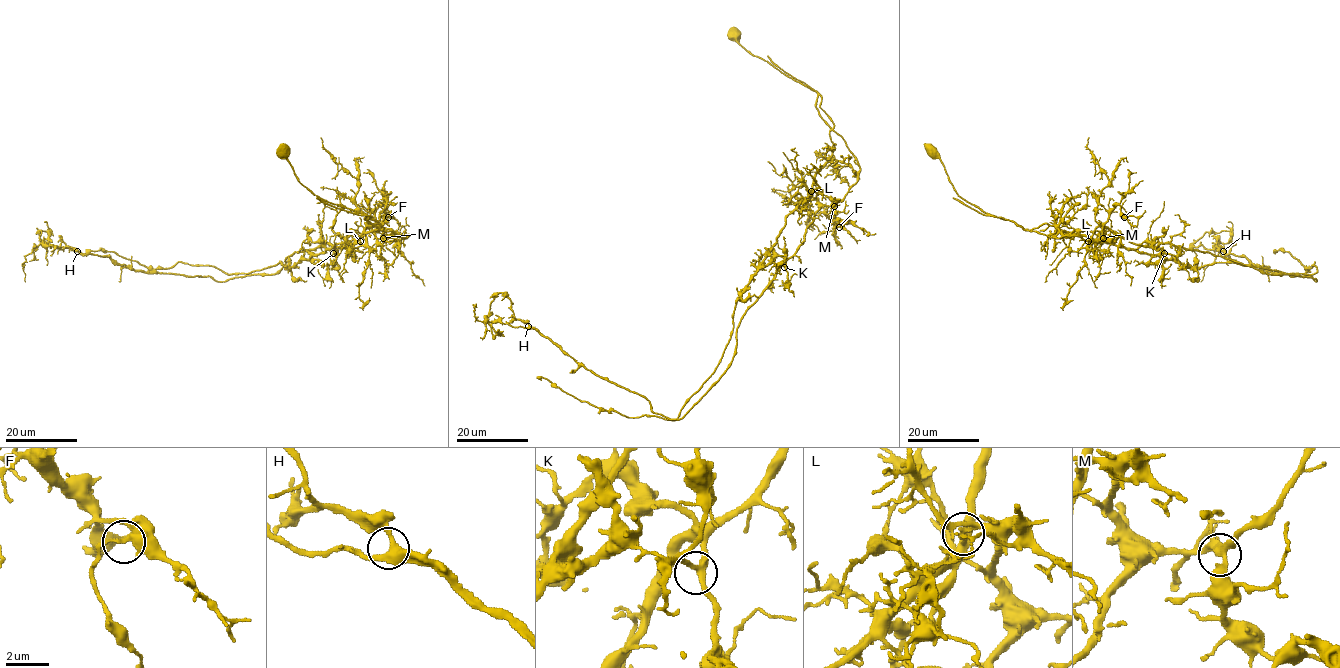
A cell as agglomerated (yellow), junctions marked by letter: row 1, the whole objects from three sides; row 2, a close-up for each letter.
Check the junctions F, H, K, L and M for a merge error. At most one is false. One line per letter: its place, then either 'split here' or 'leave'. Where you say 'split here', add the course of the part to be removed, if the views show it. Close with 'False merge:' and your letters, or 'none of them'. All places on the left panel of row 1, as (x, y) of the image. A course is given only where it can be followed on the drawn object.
F: at (388, 217); leave
H: at (77, 251); leave
K: at (333, 253); leave
L: at (360, 241); split here; foreign part runs (360, 241), (337, 244), (291, 266), (282, 263), (226, 274), (177, 262), (150, 269), (113, 252), (86, 253)
M: at (383, 238); leave
False merge: L

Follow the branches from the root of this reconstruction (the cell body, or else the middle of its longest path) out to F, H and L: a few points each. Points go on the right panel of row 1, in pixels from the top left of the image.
F: (932, 152), (961, 198), (1025, 230), (1099, 241), (1116, 205), (1124, 217)
H: (932, 152), (961, 198), (1026, 230), (1108, 227), (1135, 244), (1316, 281), (1223, 251)
L: (932, 152), (955, 192), (983, 212), (1026, 230), (1056, 225), (1089, 241)

